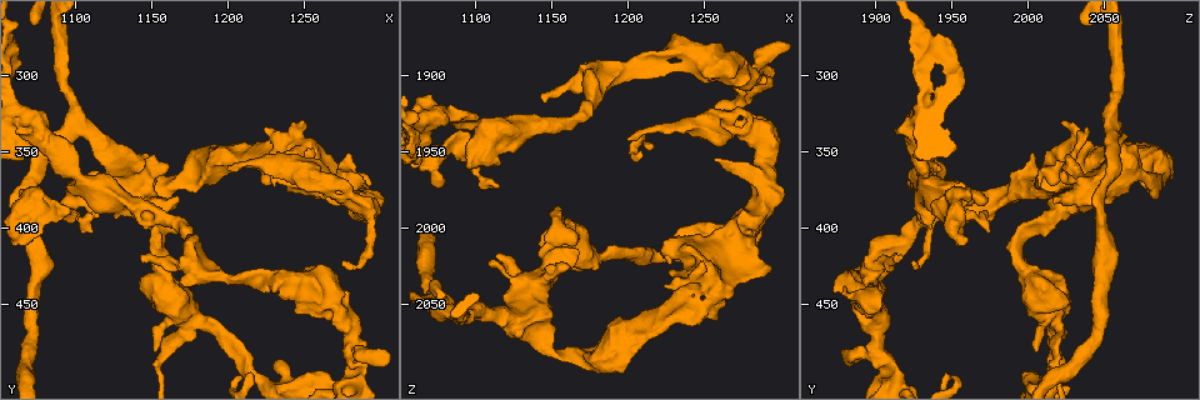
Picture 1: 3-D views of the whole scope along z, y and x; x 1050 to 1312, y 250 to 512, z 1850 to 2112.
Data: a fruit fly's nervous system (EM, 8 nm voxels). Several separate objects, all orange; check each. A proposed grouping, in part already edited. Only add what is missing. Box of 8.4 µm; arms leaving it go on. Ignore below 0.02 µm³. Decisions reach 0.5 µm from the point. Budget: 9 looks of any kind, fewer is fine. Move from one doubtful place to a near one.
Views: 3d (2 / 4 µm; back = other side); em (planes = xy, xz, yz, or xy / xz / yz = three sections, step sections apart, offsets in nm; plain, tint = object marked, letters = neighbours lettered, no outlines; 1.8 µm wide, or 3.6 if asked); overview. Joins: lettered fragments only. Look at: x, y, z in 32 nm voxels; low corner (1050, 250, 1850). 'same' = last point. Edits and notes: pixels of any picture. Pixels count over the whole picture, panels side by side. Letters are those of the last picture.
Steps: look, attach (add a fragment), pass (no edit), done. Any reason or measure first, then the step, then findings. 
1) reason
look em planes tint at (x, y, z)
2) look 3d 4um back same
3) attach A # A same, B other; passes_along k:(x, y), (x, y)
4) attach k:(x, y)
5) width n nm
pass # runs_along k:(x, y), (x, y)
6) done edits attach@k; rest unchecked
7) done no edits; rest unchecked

abrupt turn
look em planes tint at (1264, 374, 1930)

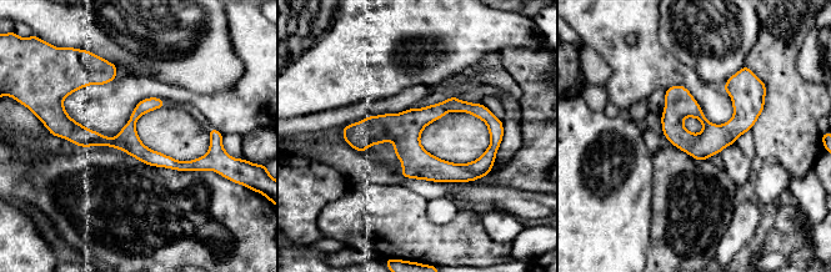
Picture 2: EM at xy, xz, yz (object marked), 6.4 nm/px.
look em planes letters same

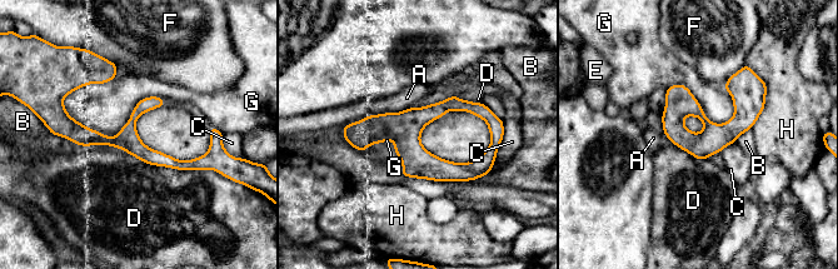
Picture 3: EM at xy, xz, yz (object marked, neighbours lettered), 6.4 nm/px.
width 150 nm
pass # A other, B other, C other, D other, E other, F other, G other, H other; none of them fits

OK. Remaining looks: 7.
narrows sharply
look em planes letters at (1284, 474, 1900)

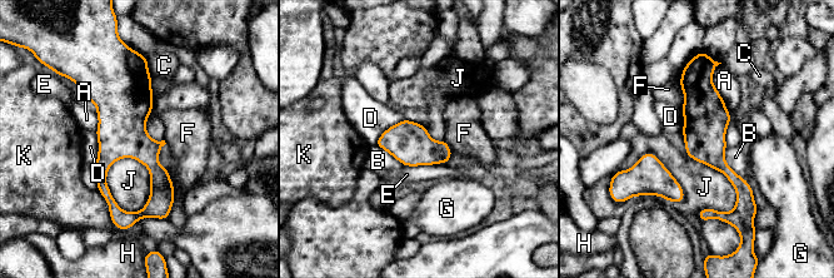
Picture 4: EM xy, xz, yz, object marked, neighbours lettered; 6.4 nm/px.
pass # A other, B other, C other, D other, E other, F other, G other, H other, J other, K other; no lettered fragment goes on from it

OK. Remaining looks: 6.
free end
look em planes letters at (1234, 444, 1880)

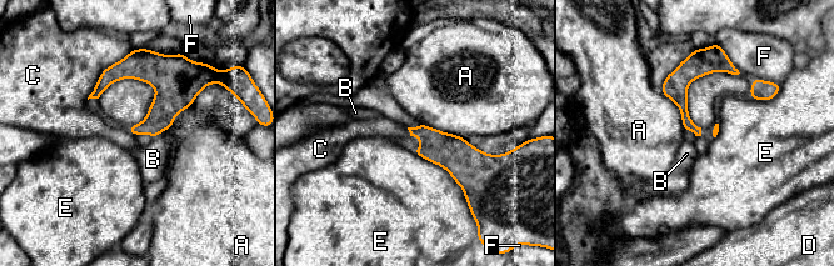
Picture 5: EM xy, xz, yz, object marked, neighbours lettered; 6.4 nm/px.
pass # A other, B other, C other, D other, E other, F other; runs_along 5:(702, 56), (680, 79), (685, 120), (698, 132); none of them fits

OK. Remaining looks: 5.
thin arm on a thick one
look 3d 4um back at (1172, 456, 2016)

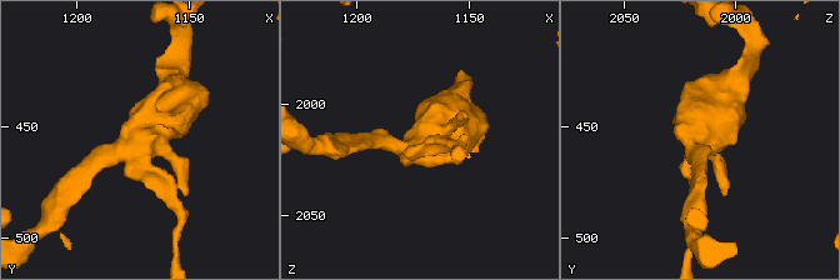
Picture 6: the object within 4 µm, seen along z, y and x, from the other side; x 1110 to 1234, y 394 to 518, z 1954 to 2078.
shape alone is not enough
look em yz step 4 letters at (1173, 457, 2018)

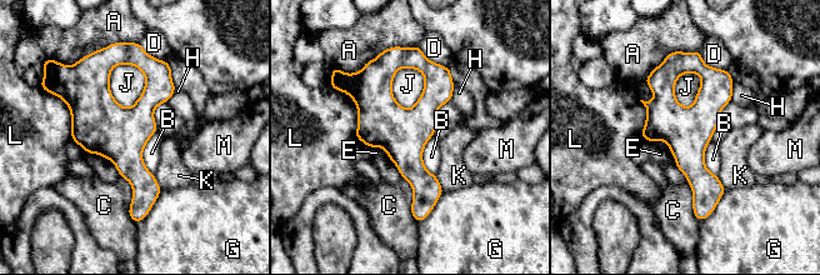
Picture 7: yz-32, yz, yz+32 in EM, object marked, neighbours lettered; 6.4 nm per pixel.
longest_contact A 420 nm
pass # A other, B other, C other, D other, E other, G other, H other, J other, K other, L other, M other; border 7:(156, 130), (143, 151), (153, 174); no lettered fragment goes on from it

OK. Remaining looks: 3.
done no edits; rest unchecked

